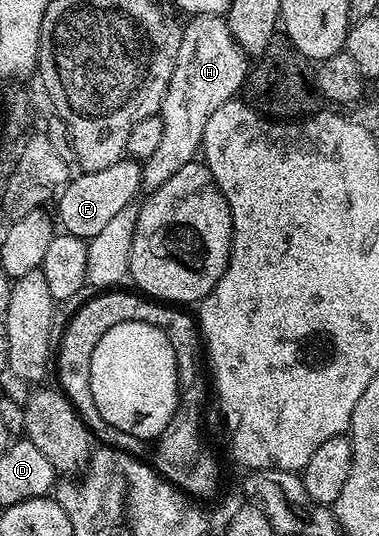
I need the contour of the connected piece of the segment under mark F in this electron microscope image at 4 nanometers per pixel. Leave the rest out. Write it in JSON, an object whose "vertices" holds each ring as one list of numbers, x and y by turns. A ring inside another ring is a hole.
{"vertices":[[131,157,119,159,116,163,107,163,97,171,85,171,76,176,59,192,59,226,67,234,85,241,101,232,119,211,133,204,136,190,141,190,141,164],[76,179,76,180,75,180],[61,194,61,195,60,195],[61,223,61,225,60,225]]}

